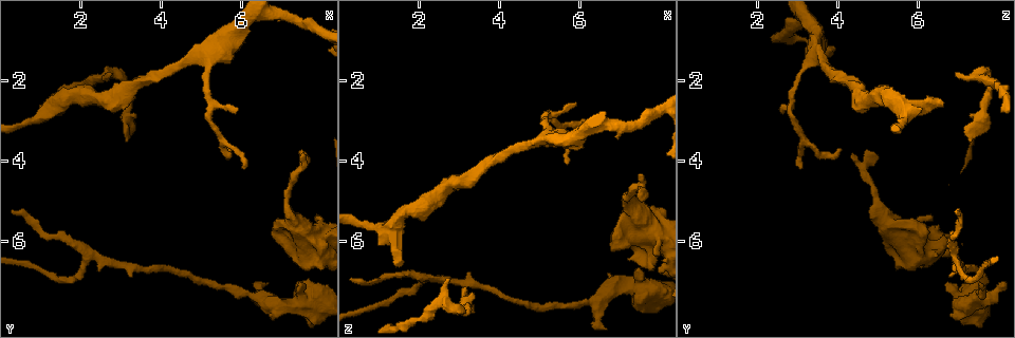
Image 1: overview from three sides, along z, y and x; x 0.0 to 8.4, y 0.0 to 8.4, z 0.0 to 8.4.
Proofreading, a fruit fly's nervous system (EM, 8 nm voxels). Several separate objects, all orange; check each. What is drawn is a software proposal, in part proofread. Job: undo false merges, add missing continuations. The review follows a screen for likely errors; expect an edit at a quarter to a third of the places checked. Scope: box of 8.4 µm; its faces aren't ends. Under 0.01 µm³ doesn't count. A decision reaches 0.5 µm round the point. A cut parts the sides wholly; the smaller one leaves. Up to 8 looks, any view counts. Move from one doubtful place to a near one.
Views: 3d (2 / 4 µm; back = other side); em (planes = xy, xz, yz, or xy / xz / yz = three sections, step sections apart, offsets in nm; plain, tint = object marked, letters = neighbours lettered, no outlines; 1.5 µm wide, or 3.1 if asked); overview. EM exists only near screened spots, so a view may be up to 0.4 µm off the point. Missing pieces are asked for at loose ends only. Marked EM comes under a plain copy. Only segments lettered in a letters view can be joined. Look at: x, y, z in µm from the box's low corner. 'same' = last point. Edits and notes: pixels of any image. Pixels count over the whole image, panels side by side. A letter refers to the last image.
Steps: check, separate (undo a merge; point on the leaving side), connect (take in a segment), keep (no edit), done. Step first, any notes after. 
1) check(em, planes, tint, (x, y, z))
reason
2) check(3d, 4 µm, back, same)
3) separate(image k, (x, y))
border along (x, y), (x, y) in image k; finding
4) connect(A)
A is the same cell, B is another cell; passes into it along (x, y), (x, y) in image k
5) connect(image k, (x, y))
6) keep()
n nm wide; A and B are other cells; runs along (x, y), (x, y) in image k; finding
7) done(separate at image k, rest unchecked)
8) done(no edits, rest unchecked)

check(em, xz, step 8, letters, (5.95, 2.70, 2.55))

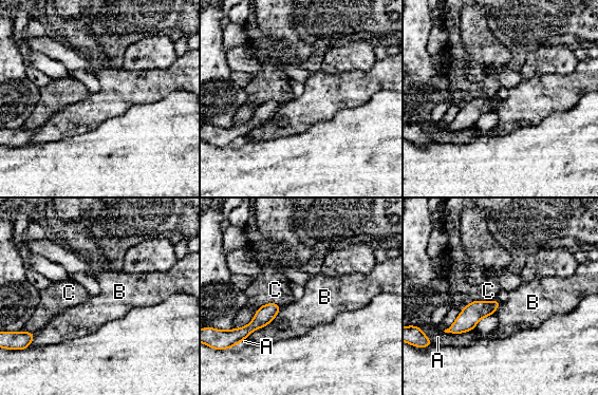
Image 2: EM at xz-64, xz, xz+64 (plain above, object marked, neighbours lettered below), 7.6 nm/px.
check(em, planes, letters, same)
another direction

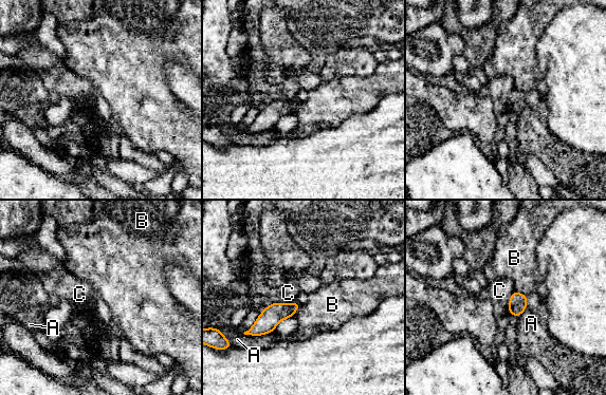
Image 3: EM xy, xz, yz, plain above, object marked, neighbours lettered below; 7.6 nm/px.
keep()
A, B and C are other cells; runs along (296, 305), (276, 312), (251, 332) in image 3; no lettered segment goes on from it

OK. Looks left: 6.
check(em, xy, step 8, tint, (6.45, 7.40, 7.50))
branch point

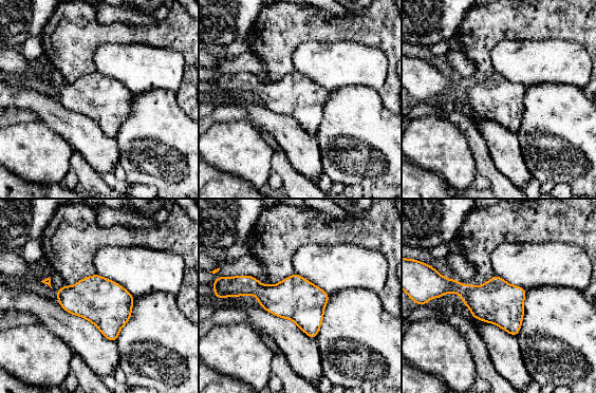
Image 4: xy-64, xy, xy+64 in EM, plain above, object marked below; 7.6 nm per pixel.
check(em, xy, step 8, letters, same)
what lies round it

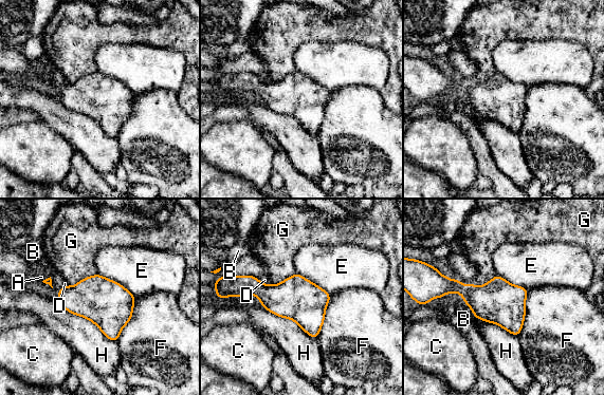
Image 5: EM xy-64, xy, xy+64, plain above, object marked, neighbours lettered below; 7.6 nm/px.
keep()
320 nm wide; H touches over 550 nm; A, B, C, D, E, F, G and H are other cells; all the same cell

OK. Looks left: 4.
check(em, planes, letters, (3.20, 3.55, 7.30))
free end

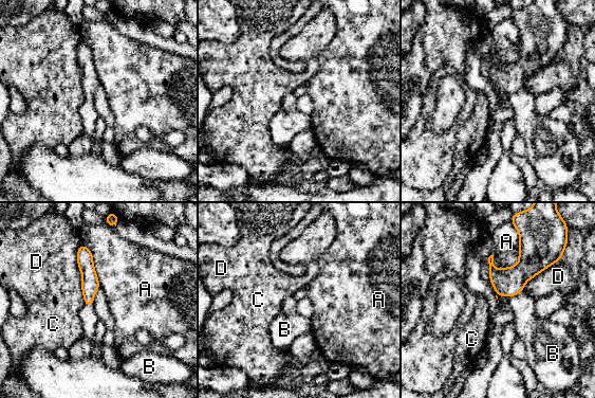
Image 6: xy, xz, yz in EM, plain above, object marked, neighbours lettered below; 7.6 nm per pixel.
keep()
D touches over 340 nm; A, B, C and D are other cells; none of them fits

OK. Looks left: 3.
done(no edits, rest unchecked)

